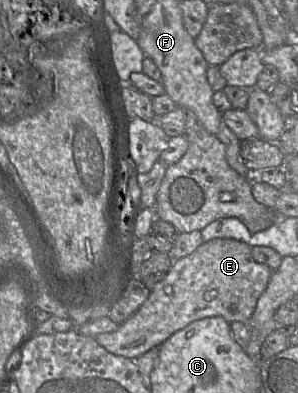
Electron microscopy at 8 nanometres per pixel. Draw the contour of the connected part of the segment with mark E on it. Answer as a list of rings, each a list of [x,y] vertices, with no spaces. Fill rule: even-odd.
[[[234,239],[204,242],[192,254],[174,261],[165,278],[150,290],[147,300],[129,319],[118,324],[117,330],[101,333],[95,340],[114,355],[137,359],[197,320],[222,317],[229,324],[247,324],[272,272],[253,259],[252,247],[244,242]]]

